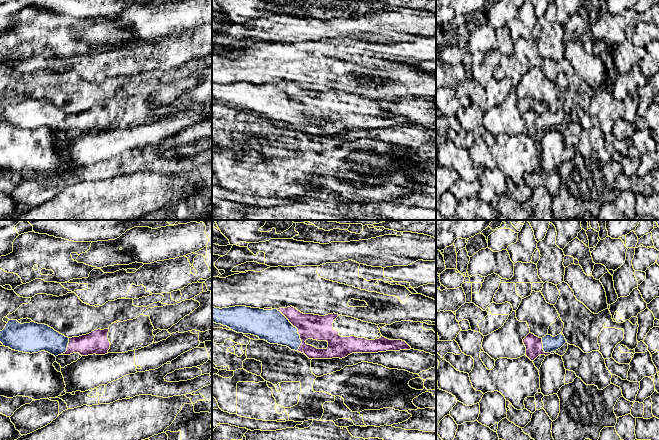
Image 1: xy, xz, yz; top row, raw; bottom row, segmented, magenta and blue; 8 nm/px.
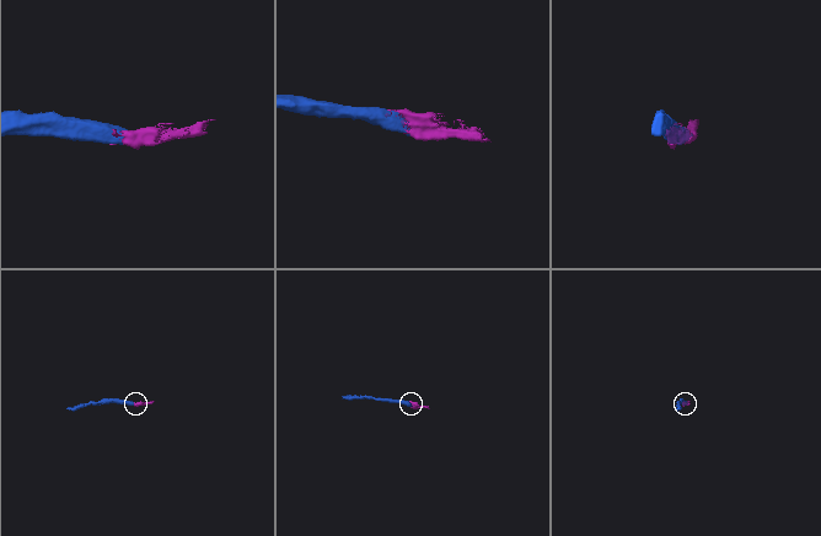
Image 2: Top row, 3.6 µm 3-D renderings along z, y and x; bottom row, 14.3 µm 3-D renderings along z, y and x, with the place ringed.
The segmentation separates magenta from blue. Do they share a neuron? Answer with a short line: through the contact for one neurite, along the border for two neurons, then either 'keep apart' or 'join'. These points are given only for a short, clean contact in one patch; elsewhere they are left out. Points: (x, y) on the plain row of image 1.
join

